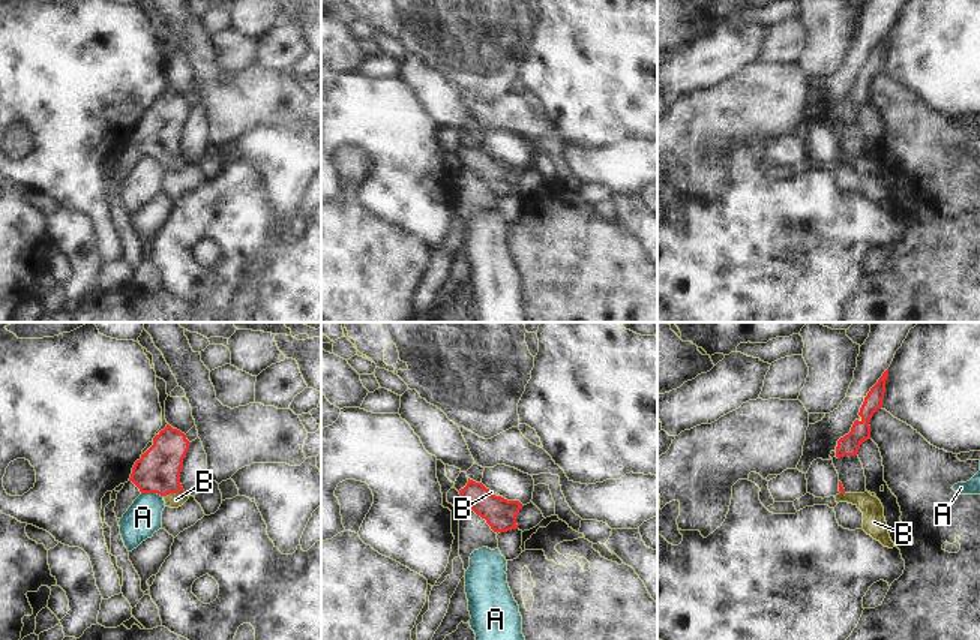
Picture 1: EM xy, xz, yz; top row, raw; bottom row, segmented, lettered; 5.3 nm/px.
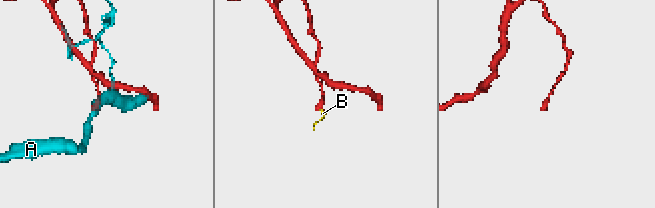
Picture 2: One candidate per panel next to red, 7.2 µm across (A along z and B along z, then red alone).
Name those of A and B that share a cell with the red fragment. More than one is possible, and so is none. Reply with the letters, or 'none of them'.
B

